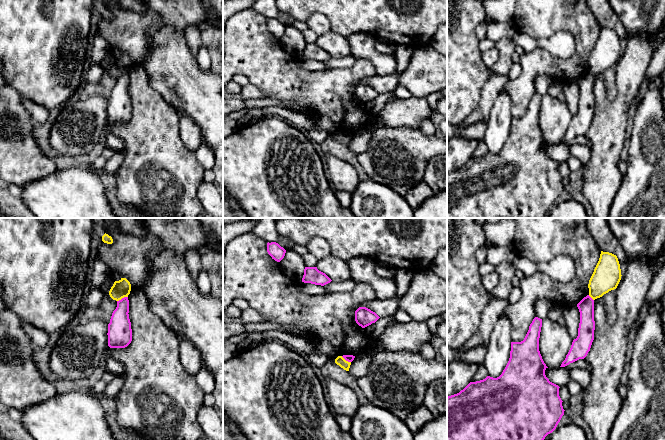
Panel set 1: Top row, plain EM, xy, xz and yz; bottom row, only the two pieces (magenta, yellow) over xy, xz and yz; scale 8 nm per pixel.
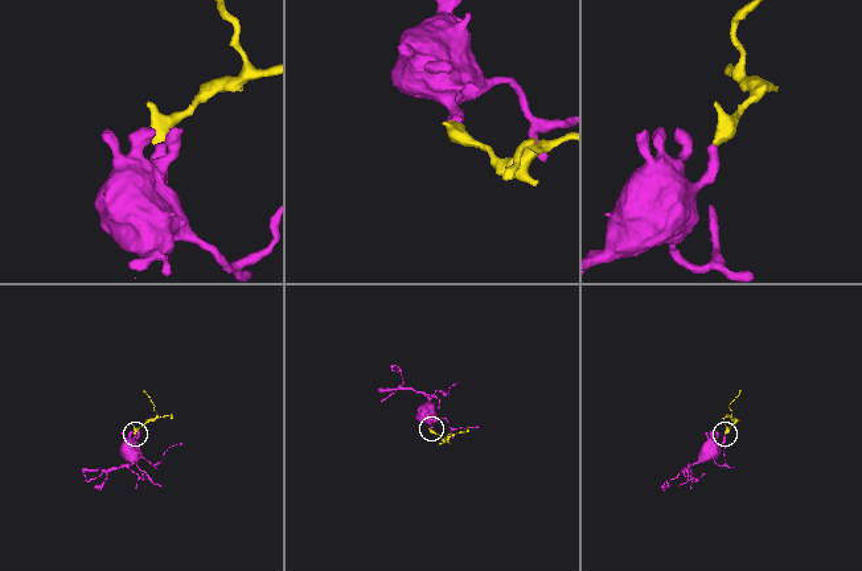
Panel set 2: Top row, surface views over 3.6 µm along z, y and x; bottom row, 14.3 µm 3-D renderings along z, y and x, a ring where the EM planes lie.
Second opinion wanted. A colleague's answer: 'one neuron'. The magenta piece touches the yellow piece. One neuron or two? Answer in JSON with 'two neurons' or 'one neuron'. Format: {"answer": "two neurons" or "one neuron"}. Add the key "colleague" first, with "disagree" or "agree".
{"colleague": "disagree", "answer": "two neurons"}

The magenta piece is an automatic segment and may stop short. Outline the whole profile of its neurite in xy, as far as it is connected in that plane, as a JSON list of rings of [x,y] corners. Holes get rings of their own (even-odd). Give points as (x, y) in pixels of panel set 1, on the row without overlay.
[[[124,73],[117,77],[108,100],[108,122],[110,124],[125,124],[132,117],[132,105],[129,95],[129,76]]]

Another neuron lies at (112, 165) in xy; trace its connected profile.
[[[122,150],[115,151],[113,156],[107,160],[103,170],[107,173],[114,174],[121,166],[124,157],[125,154]]]

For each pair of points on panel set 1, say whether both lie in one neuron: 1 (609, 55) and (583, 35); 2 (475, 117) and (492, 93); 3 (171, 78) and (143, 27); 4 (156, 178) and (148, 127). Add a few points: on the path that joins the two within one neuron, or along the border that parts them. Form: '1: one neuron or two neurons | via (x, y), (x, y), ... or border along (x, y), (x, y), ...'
1: two neurons | border along (597, 20), (600, 33), (589, 56), (588, 66)
2: one neuron | via (481, 111), (487, 99)
3: two neurons | border along (167, 25), (155, 35), (148, 58), (142, 64)
4: one neuron | via (156, 165), (152, 140)

